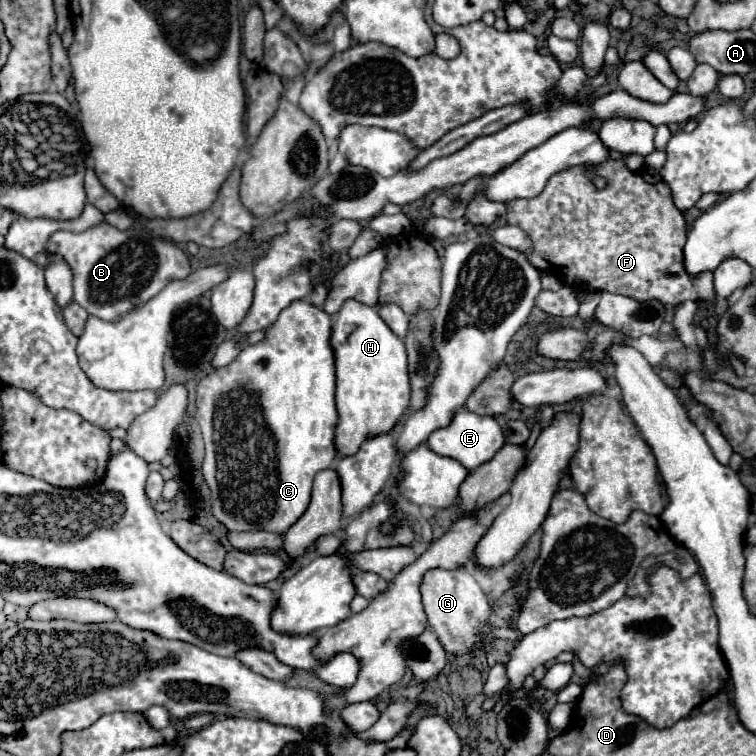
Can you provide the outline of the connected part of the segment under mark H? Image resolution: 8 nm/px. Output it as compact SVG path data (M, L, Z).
M347 300L333 316L331 348L335 354L335 400L339 410L335 450L341 456L353 456L363 440L383 432L393 432L407 416L411 400L407 352L405 344L391 332L379 312L357 300Z

